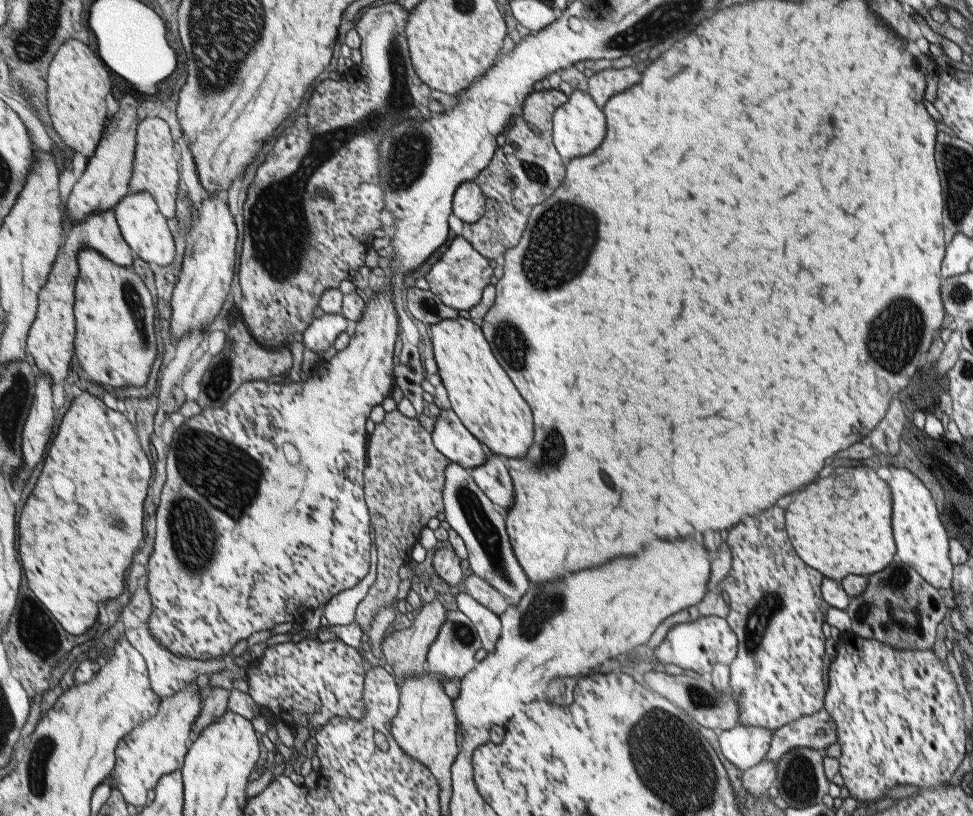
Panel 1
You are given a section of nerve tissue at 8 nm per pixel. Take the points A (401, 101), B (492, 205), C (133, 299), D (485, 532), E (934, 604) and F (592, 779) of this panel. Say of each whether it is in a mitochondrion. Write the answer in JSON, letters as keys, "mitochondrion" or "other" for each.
{"A":"mitochondrion","B":"other","C":"mitochondrion","D":"mitochondrion","E":"other","F":"other"}

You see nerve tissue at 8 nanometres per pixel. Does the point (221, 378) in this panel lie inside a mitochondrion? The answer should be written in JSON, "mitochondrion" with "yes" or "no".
{"mitochondrion":"yes"}

